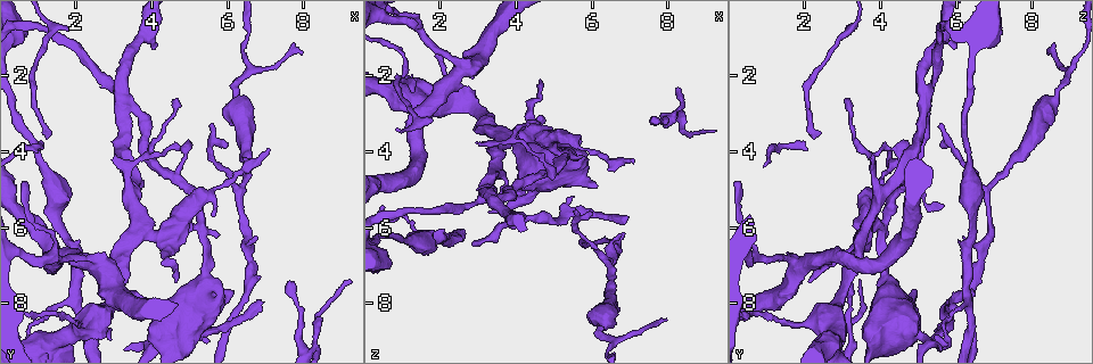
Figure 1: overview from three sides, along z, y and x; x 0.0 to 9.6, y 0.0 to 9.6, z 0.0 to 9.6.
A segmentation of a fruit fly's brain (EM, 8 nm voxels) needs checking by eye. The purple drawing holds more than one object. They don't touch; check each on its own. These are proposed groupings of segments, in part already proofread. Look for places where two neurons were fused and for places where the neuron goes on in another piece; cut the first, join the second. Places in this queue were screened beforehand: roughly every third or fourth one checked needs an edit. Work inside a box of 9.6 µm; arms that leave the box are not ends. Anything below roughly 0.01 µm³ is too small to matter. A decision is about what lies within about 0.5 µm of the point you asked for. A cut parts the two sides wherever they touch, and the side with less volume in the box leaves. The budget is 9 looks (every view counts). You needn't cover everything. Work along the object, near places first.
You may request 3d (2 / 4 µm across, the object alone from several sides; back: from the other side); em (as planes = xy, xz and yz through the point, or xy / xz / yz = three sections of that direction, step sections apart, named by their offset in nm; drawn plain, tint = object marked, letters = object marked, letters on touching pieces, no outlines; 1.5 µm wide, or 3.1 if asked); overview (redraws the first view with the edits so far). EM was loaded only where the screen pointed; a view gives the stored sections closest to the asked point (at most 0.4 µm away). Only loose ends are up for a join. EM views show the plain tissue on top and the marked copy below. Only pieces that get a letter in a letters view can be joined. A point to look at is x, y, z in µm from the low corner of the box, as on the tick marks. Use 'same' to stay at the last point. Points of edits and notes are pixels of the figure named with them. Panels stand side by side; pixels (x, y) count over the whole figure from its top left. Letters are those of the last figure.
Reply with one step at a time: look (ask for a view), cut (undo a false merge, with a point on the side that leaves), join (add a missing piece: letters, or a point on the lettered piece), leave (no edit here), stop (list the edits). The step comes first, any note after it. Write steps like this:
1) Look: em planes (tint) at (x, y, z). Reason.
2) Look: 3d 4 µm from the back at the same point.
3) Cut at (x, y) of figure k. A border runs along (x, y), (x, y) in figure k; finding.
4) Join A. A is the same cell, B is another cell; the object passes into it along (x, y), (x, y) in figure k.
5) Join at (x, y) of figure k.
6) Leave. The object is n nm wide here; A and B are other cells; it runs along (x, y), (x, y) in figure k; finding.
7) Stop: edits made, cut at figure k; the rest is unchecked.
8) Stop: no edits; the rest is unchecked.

Look: 3d 4 µm at (6.90, 8.00, 5.75). An open end.

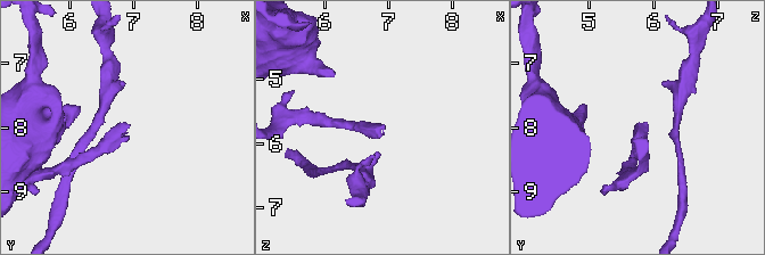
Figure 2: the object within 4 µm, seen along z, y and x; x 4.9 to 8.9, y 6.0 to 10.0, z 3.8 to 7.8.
Look: em xz step 4 (letters) at (6.95, 7.95, 5.70).

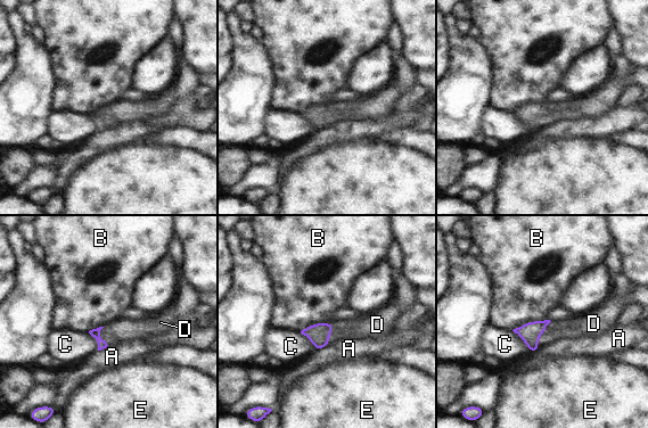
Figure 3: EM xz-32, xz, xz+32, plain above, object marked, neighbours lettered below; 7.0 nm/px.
Join D. D is the same cell, A, B, C and E are other cells; it goes on there.

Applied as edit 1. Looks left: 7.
Look: em xy step 8 (tint) at (5.35, 8.70, 5.70). Arms part here.

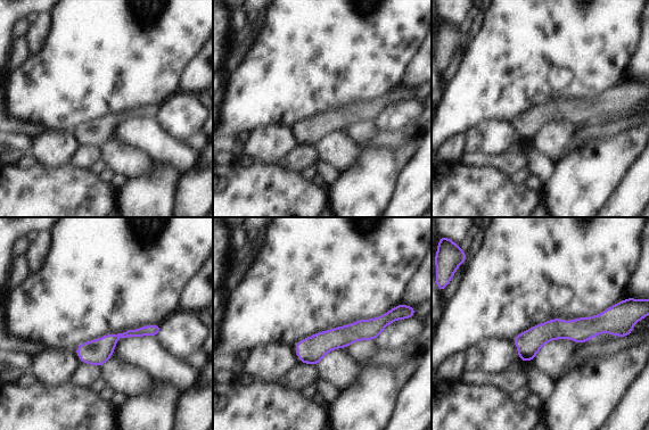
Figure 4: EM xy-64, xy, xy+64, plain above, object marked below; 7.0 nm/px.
Look: em planes (letters) at the same point.

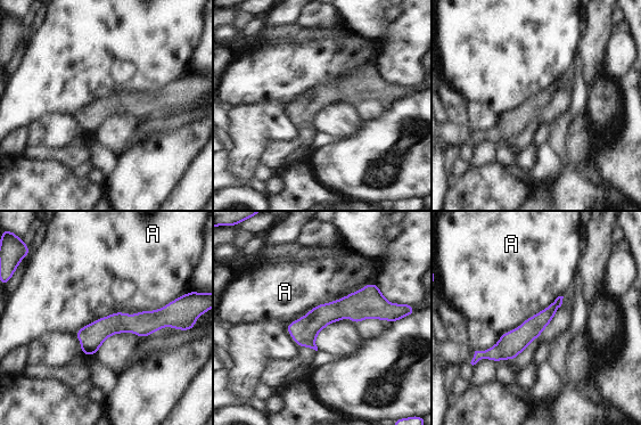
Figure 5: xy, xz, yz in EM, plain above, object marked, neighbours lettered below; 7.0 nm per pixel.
Leave. The object is 150 nm wide here; A is another cell; one neuron here.

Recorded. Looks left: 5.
Look: 3d 2 µm at (3.95, 6.05, 3.55). Sudden change in width.

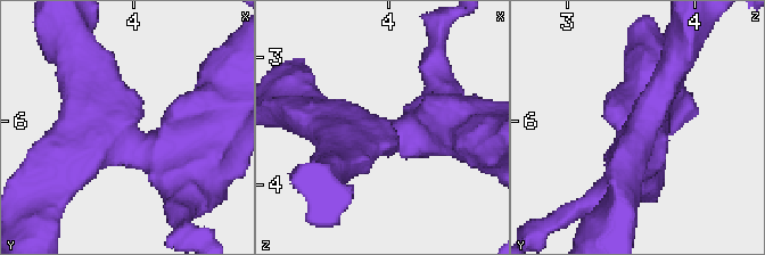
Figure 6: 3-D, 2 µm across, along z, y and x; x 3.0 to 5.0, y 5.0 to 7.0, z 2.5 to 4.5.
Look: em planes (letters) at (3.94, 6.06, 3.64). 4 arms meet here.

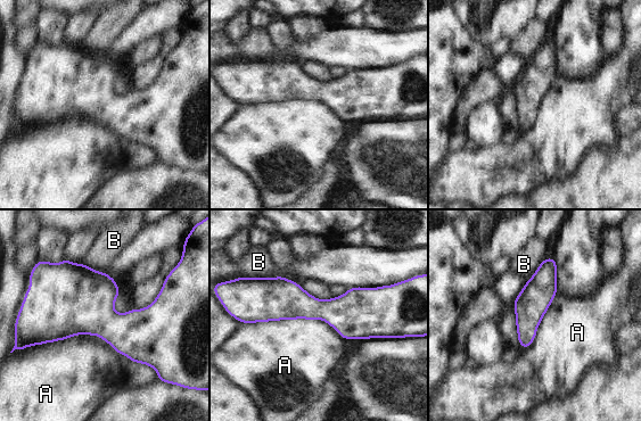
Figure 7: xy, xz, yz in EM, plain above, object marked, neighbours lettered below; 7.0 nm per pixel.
Leave. A and B are other cells; all the same neuron.

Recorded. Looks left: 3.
Look: 3d 4 µm at (2.55, 7.00, 1.80). Three arms meet.

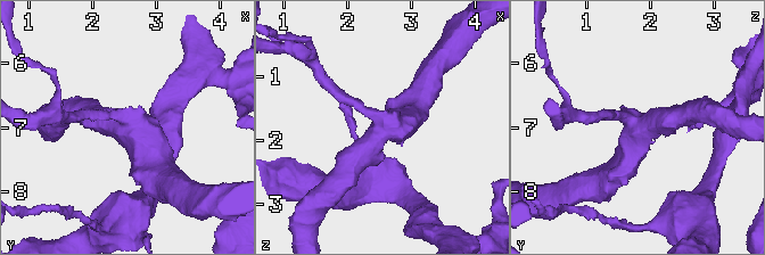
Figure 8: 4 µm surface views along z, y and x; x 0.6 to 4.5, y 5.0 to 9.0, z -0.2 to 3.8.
Look: em planes (tint) at (2.55, 7.00, 1.85).

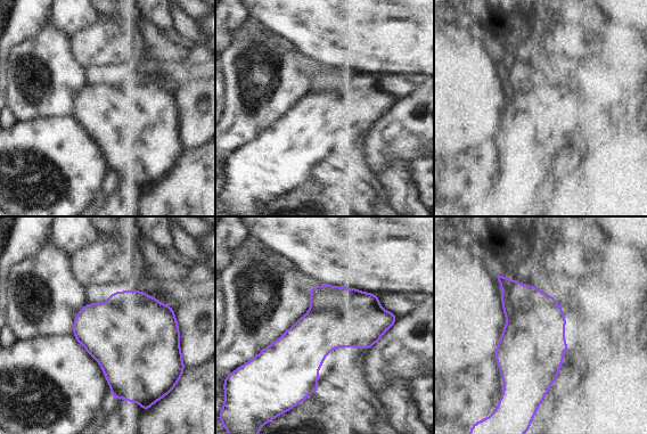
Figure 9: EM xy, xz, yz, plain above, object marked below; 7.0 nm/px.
Look: em planes (letters) at the same point. What lies round it.

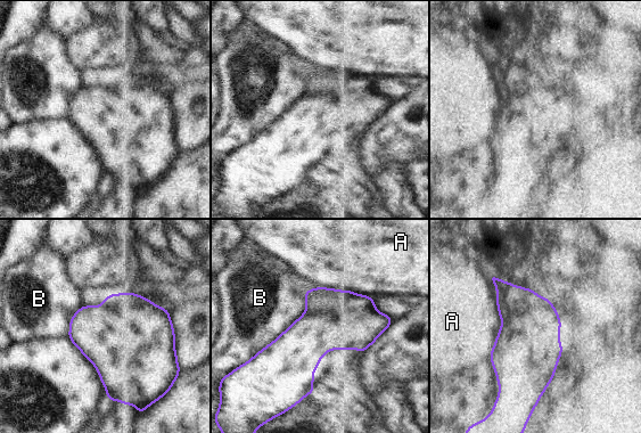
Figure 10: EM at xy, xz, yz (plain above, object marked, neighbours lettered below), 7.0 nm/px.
Cut at (319, 300) of figure 10. A and B are other cells; 3 arms meet here; two neurons meet here.

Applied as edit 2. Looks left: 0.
Stop: edits made, join at figure 3, cut at figure 10; the rest is unchecked.

